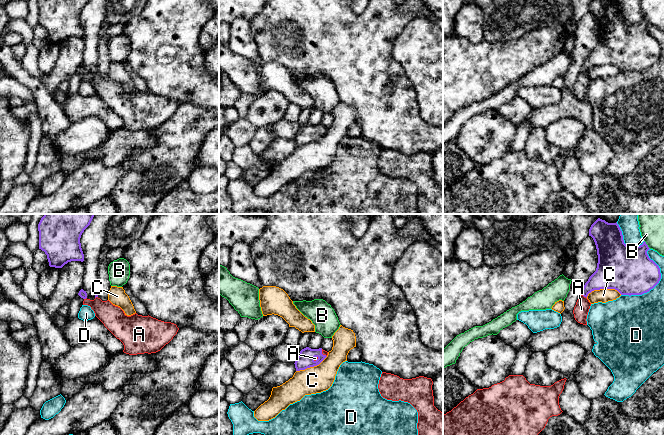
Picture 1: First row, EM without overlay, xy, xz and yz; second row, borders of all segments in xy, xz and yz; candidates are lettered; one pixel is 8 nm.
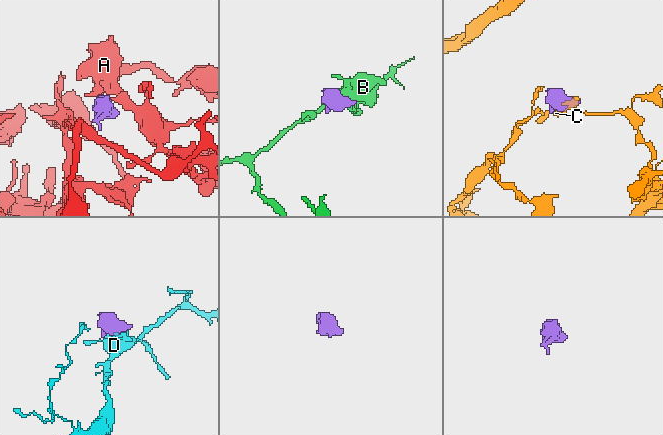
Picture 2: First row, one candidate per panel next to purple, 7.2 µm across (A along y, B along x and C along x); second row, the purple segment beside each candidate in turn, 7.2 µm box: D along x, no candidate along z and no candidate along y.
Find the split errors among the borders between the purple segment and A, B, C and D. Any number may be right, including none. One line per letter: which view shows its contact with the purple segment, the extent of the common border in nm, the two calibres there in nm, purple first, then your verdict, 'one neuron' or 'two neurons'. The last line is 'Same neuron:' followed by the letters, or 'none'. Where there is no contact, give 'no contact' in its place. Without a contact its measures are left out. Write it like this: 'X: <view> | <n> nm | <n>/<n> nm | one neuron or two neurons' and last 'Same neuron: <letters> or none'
A: yz | 60 nm | 200/120 nm | one neuron
B: yz | 90 nm | 360/180 nm | two neurons
C: yz | 280 nm | 380/110 nm | two neurons
D: yz | 440 nm | 380/300 nm | two neurons
Same neuron: A

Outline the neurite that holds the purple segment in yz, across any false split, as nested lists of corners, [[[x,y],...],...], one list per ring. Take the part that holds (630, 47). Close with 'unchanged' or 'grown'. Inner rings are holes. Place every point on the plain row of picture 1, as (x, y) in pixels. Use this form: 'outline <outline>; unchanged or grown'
outline [[[592,0],[589,12],[596,21],[597,44],[585,59],[573,86],[575,96],[583,101],[587,101],[591,82],[587,72],[592,67],[615,65],[621,71],[642,71],[661,55],[659,42],[647,30],[650,24],[646,18],[628,23],[618,0]]]; grown

